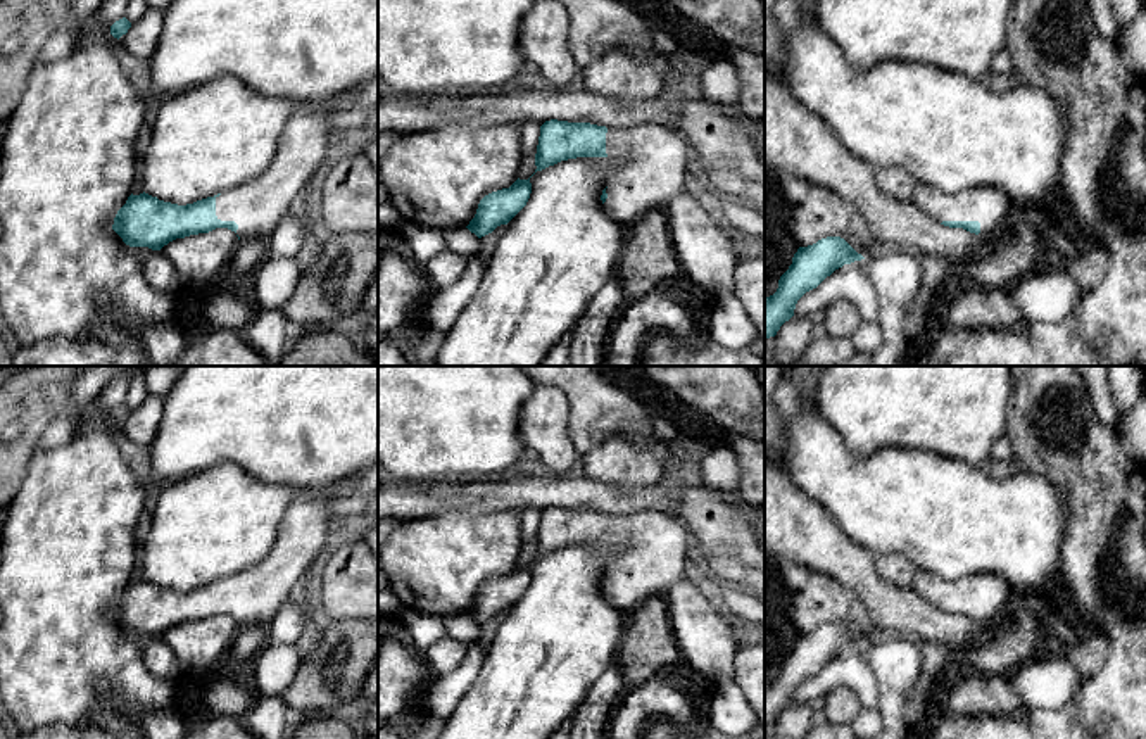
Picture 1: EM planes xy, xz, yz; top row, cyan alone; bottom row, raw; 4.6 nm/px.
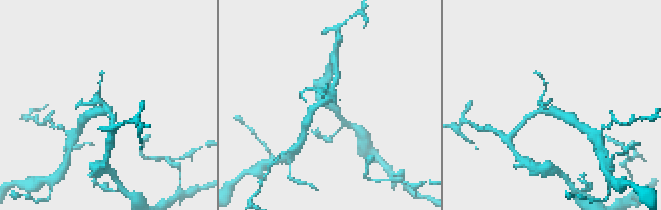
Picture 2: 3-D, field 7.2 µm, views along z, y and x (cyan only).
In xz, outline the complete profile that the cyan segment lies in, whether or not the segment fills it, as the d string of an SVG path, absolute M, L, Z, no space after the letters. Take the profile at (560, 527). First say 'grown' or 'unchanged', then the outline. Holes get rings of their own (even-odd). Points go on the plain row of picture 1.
unchanged | M551 506L540 513L535 559L576 544L608 544L606 513Z

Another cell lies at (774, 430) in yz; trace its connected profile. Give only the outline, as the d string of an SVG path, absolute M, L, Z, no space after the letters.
M765 366L765 459L780 464L784 459L784 425L773 406L782 366Z

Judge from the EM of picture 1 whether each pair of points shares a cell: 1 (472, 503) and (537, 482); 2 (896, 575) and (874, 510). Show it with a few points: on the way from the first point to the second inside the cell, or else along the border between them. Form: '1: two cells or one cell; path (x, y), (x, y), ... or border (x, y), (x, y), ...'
1: one cell; path (487, 496), (522, 489)
2: two cells; border (875, 553), (901, 553), (919, 570)

